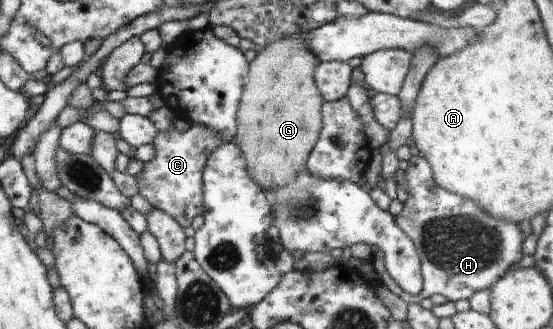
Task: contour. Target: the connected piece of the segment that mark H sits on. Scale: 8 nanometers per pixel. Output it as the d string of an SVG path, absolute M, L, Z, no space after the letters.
M422 156L411 157L408 161L405 180L408 183L408 199L403 211L395 217L396 224L414 243L421 264L423 289L410 295L404 292L390 277L384 263L384 253L373 252L371 263L386 289L402 299L404 303L416 304L440 294L449 302L468 300L476 291L486 291L501 279L506 271L518 266L522 256L524 235L512 221L496 219L488 215L478 203L445 191L433 179L433 170Z

